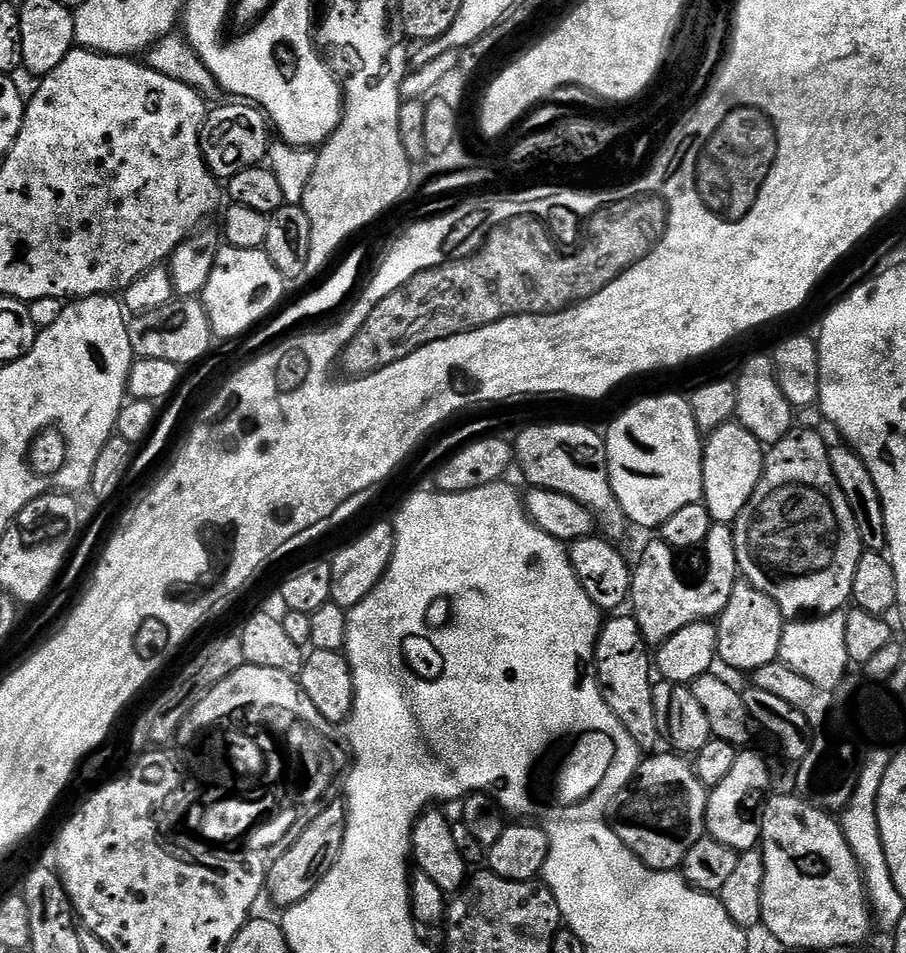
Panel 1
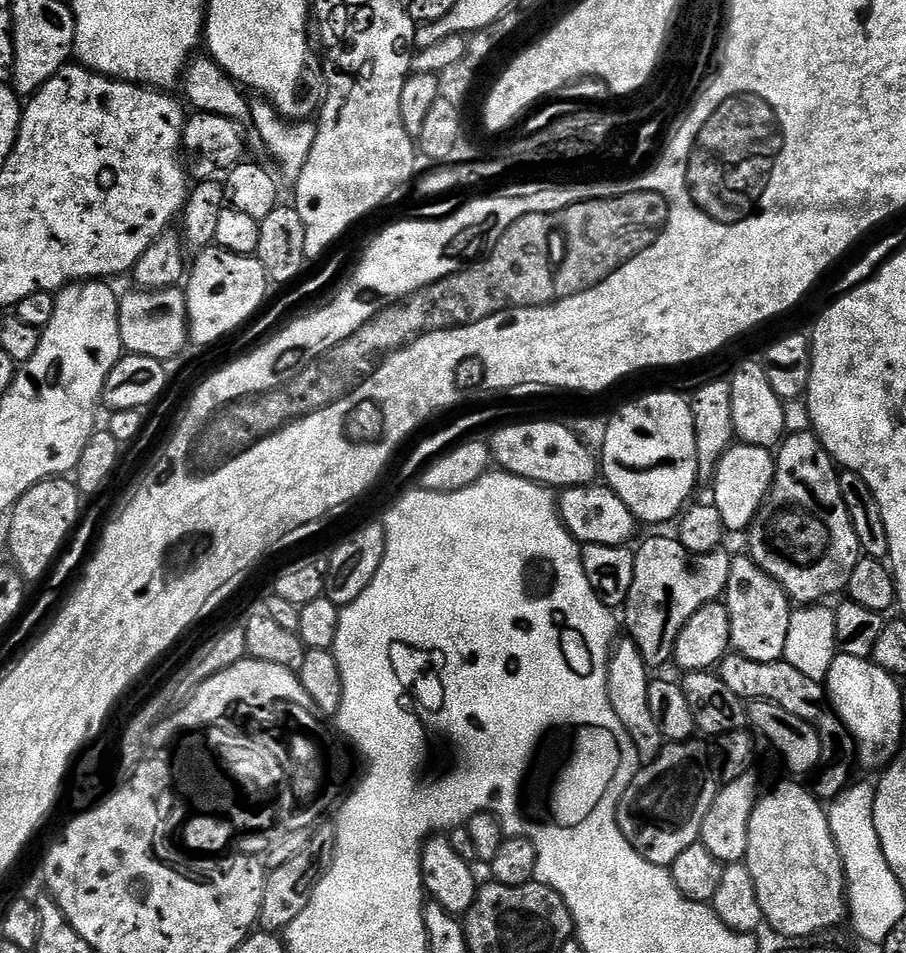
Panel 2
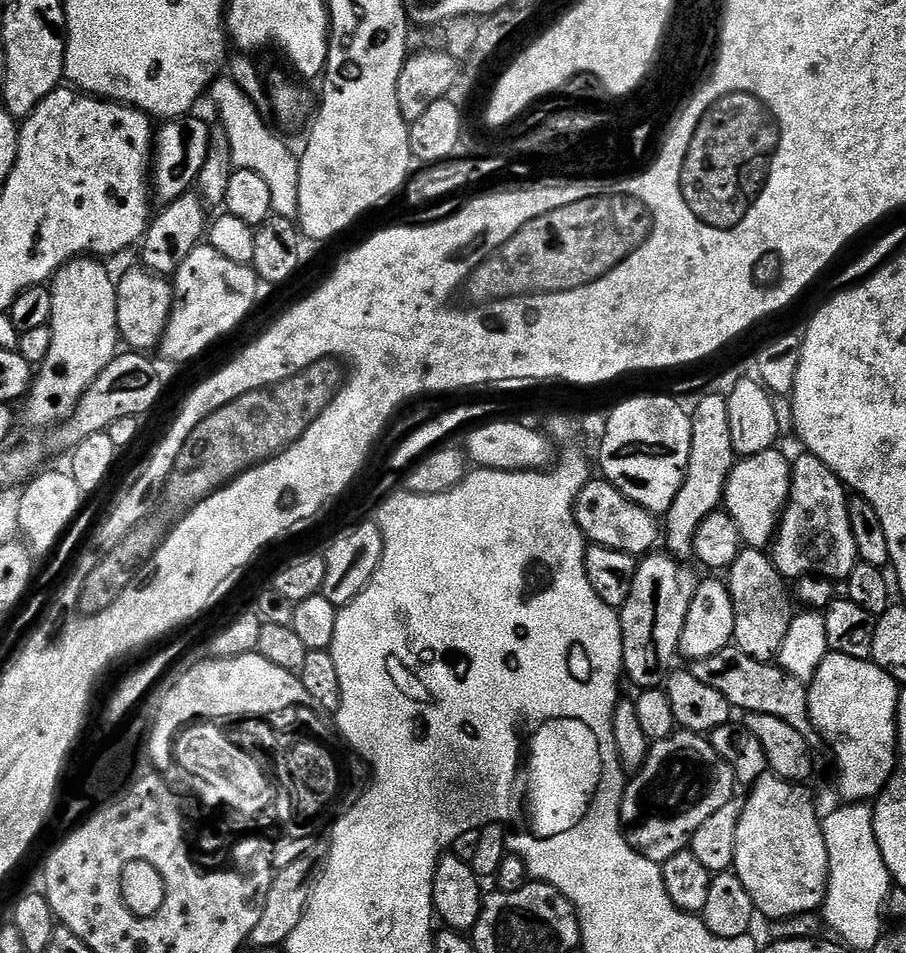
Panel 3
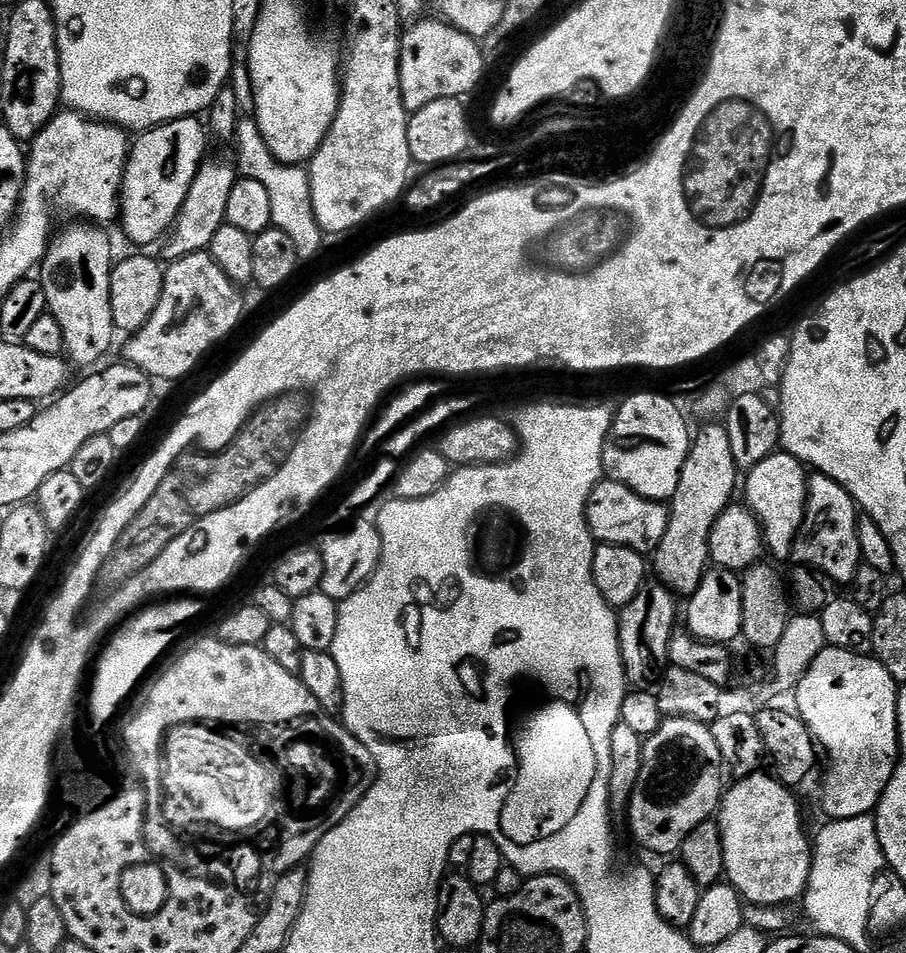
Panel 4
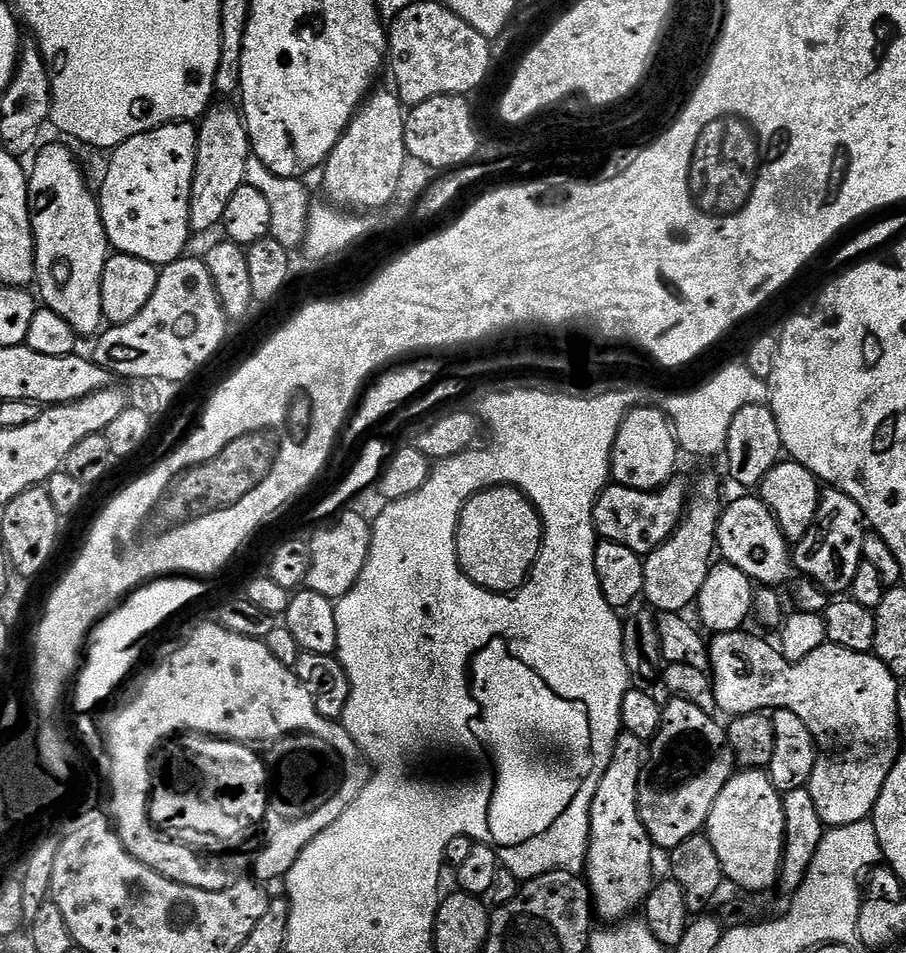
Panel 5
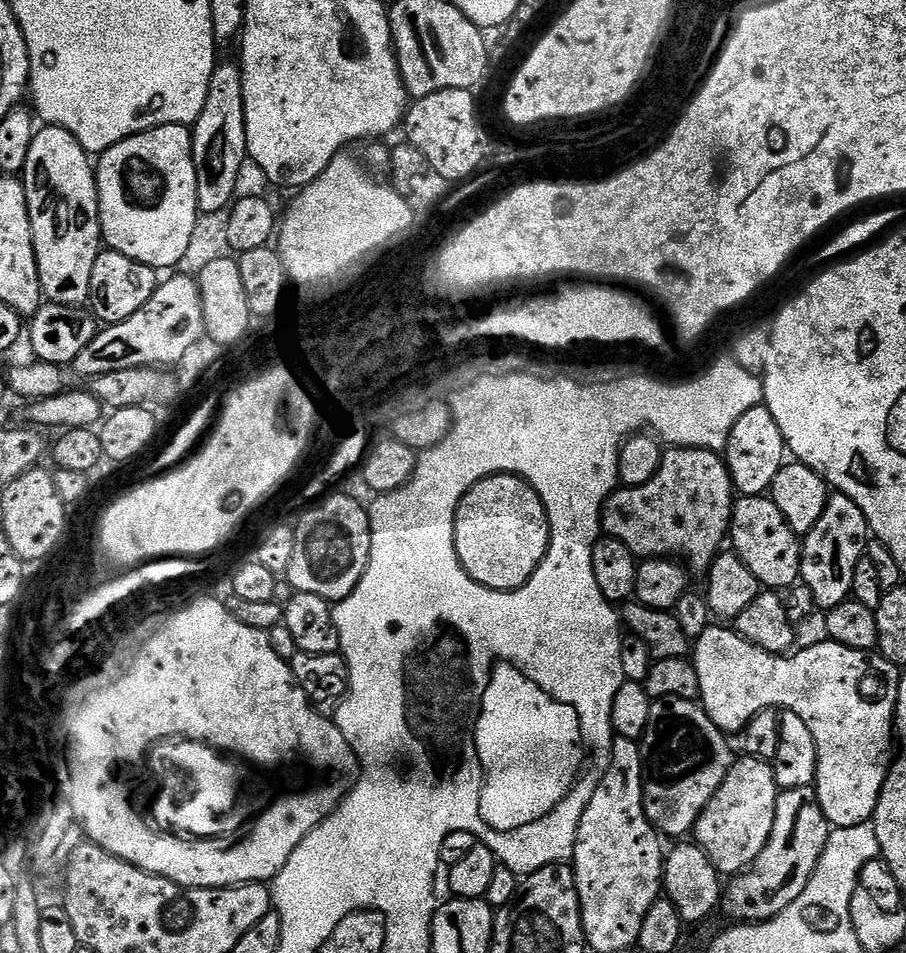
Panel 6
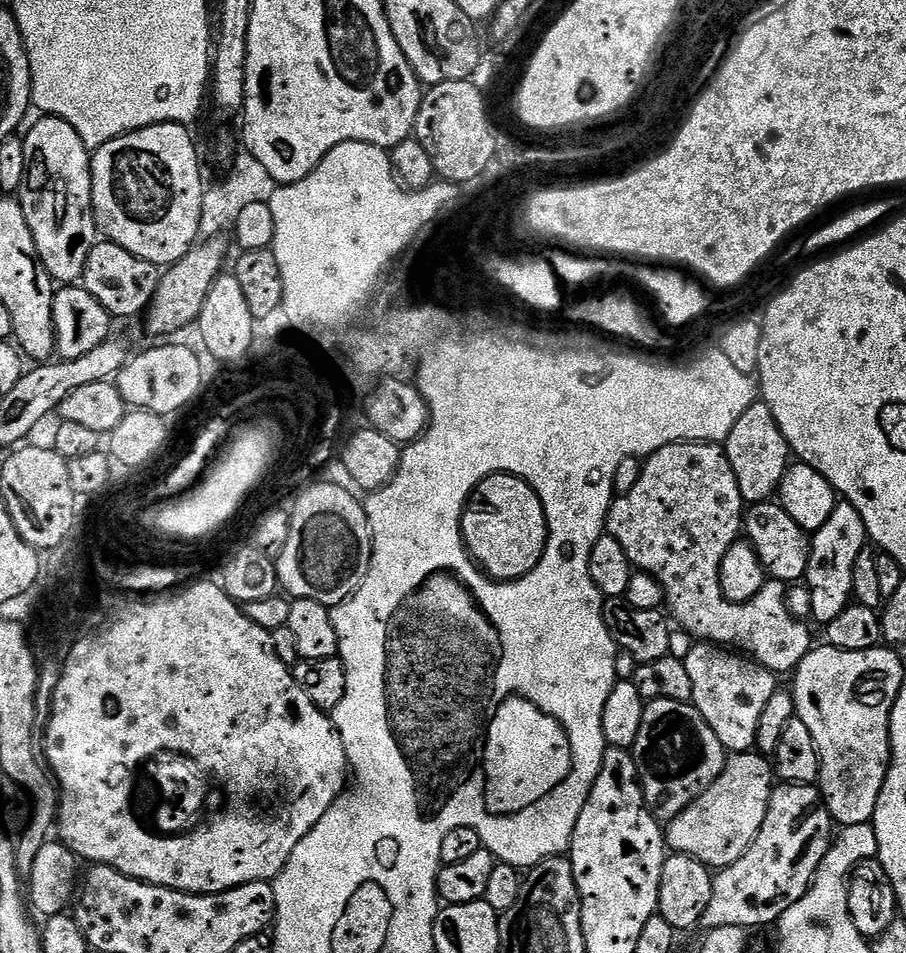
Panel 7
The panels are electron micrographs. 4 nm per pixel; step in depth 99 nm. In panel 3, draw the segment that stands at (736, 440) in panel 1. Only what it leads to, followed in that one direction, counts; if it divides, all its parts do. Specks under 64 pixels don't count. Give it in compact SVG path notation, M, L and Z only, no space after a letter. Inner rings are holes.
M779 447L767 448L762 450L762 454L737 459L726 482L723 511L734 518L741 538L750 548L764 550L771 545L776 538L776 529L780 527L780 517L788 504L788 495L792 489L792 464L780 451Z

